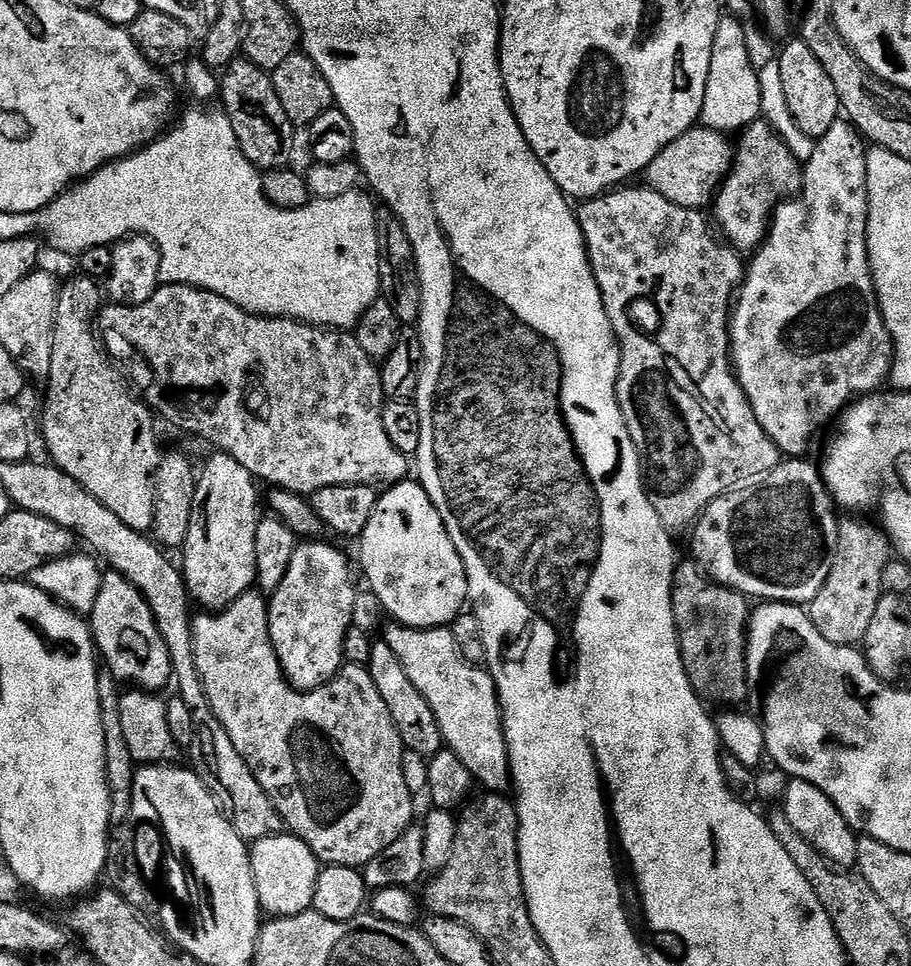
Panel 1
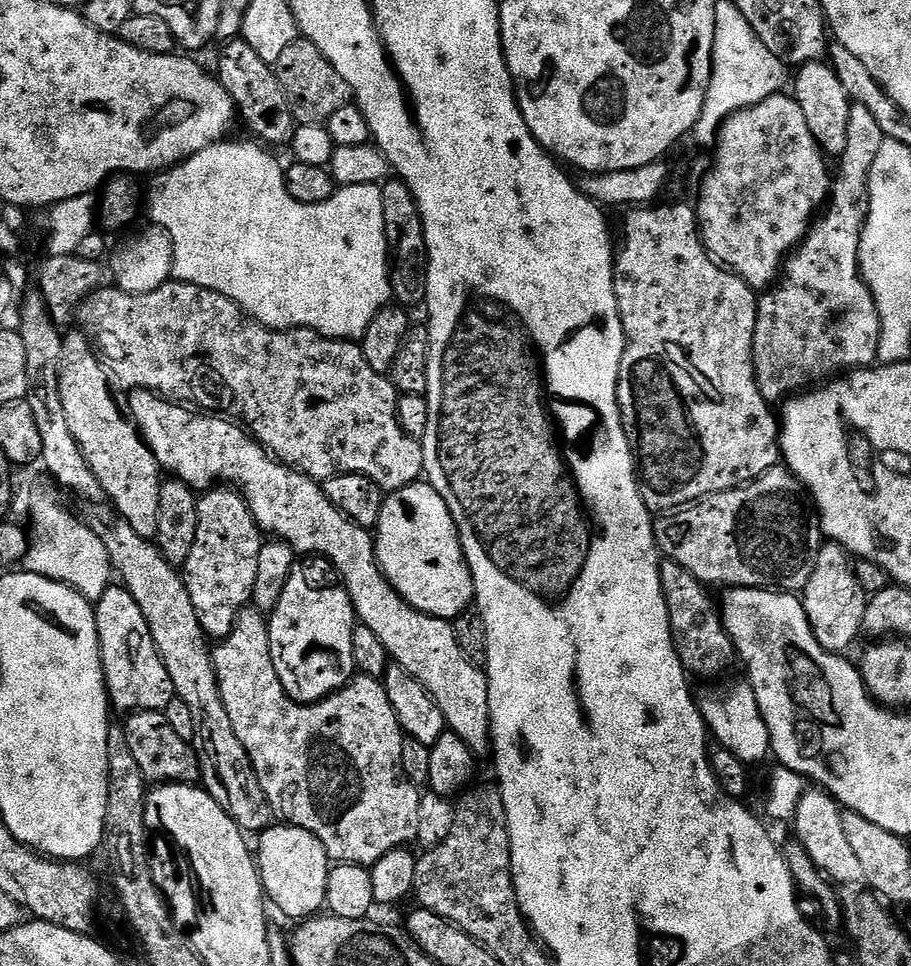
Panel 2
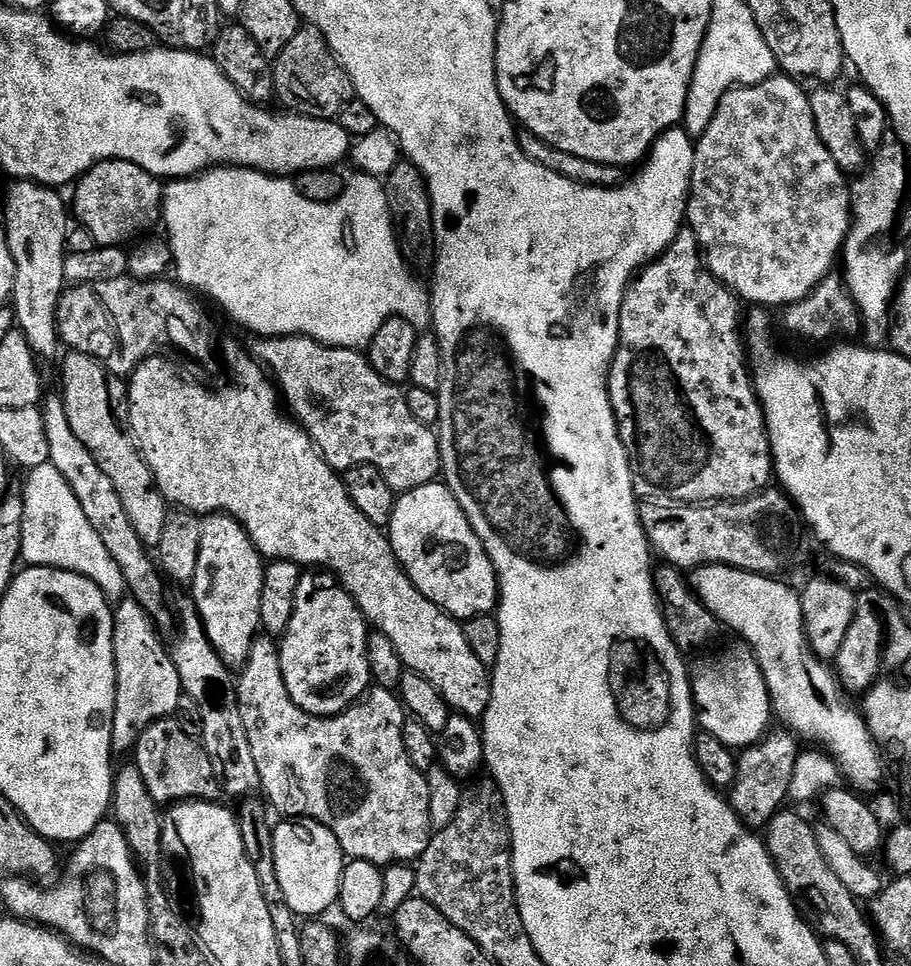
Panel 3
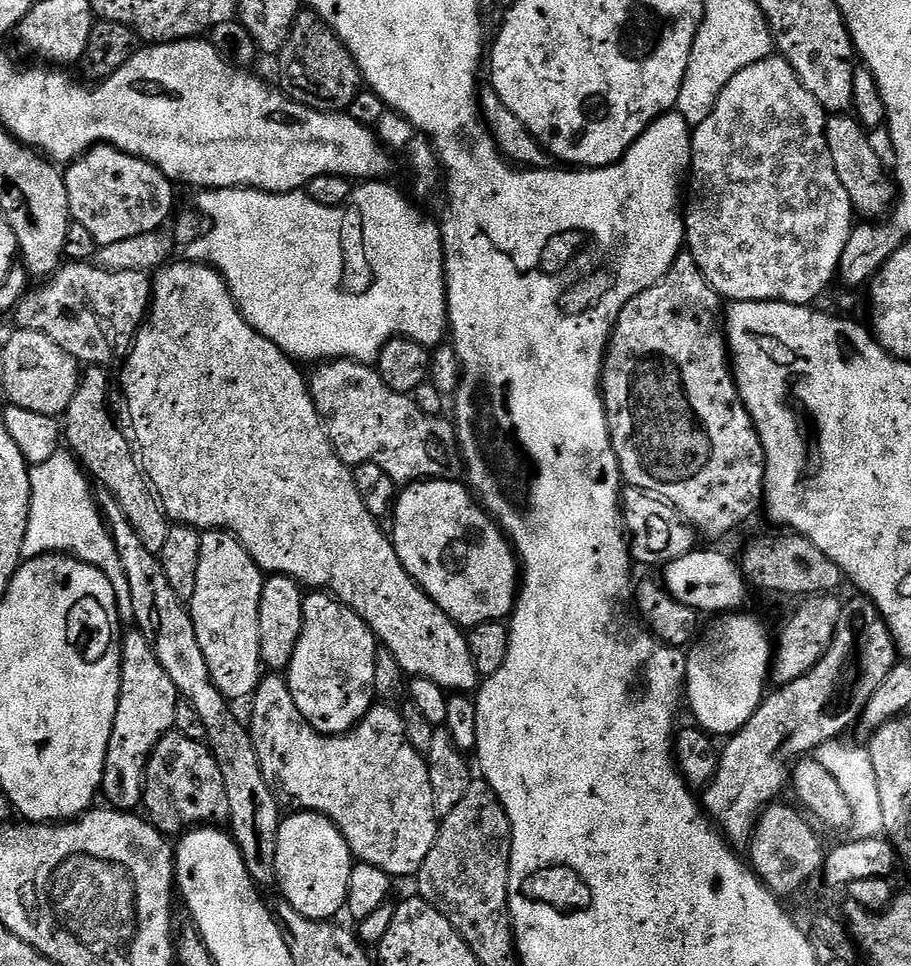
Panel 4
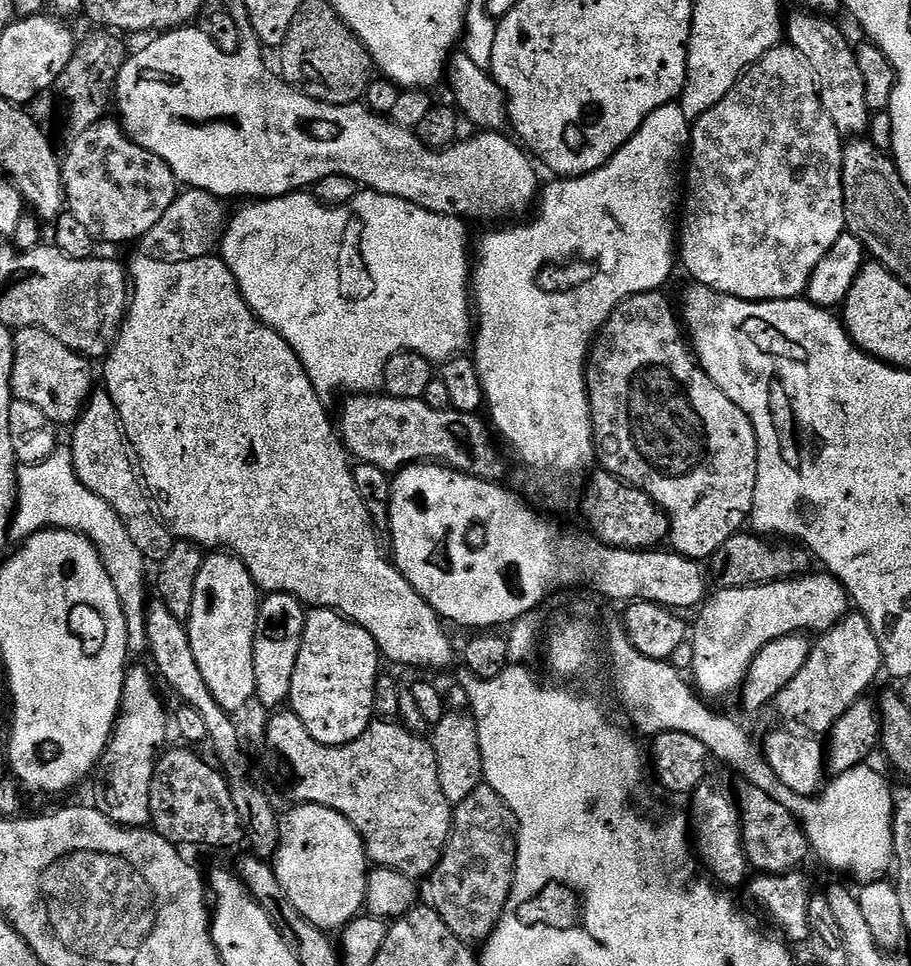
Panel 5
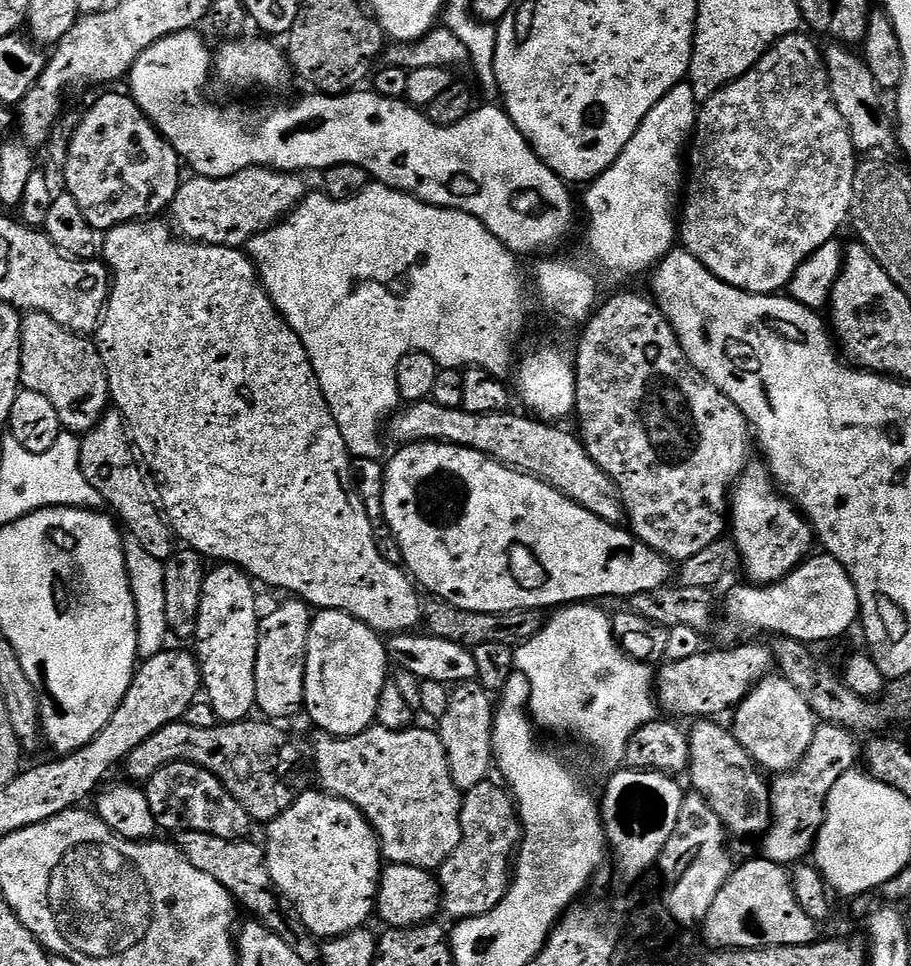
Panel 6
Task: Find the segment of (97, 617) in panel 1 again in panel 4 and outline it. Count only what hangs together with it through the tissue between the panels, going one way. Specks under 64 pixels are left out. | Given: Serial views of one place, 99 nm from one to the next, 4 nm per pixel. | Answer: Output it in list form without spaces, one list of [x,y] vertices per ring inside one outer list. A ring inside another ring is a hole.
[[[139,630],[125,631],[122,636],[120,650],[120,697],[118,698],[118,710],[114,714],[114,726],[110,734],[110,742],[106,750],[106,762],[104,763],[104,783],[102,796],[105,796],[111,807],[122,811],[132,812],[139,809],[144,802],[144,771],[148,765],[150,754],[158,742],[162,742],[164,736],[169,735],[174,729],[174,710],[182,699],[177,692],[174,682],[170,682],[170,674],[162,670],[162,662],[154,654],[150,642]]]

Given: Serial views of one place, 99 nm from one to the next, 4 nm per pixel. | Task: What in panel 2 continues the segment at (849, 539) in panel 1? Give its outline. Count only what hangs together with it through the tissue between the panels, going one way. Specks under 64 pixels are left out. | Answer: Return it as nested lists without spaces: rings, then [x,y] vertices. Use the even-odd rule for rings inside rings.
[[[824,542],[820,545],[818,566],[810,576],[802,593],[806,618],[814,630],[814,638],[828,652],[847,653],[847,648],[864,632],[866,608],[870,599],[861,573],[852,565],[854,556],[835,542]]]

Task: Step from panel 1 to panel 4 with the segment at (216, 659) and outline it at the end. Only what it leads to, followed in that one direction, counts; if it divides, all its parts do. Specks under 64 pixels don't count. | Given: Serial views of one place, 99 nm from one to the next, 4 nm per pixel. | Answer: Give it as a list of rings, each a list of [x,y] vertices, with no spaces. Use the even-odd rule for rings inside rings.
[[[268,674],[261,679],[250,697],[251,704],[250,731],[266,782],[278,790],[285,801],[288,799],[296,804],[292,806],[297,809],[319,812],[333,820],[359,863],[378,866],[378,870],[393,878],[415,877],[422,862],[426,862],[426,854],[430,854],[430,846],[434,846],[440,826],[428,762],[421,752],[410,746],[404,733],[403,715],[392,709],[395,707],[380,702],[356,723],[352,731],[342,736],[325,736],[323,732],[315,732],[296,709],[294,698],[288,693],[288,681],[280,674]]]

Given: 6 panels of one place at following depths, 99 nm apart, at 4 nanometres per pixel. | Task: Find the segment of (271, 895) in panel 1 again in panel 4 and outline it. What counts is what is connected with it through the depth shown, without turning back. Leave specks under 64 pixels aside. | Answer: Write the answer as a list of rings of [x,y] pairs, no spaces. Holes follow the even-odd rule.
[[[307,810],[293,811],[293,816],[285,815],[278,830],[278,854],[276,855],[276,879],[278,888],[284,891],[283,899],[298,910],[307,920],[331,921],[339,912],[345,911],[348,903],[348,887],[350,874],[354,867],[354,857],[344,835],[330,818],[320,815],[319,812]]]

